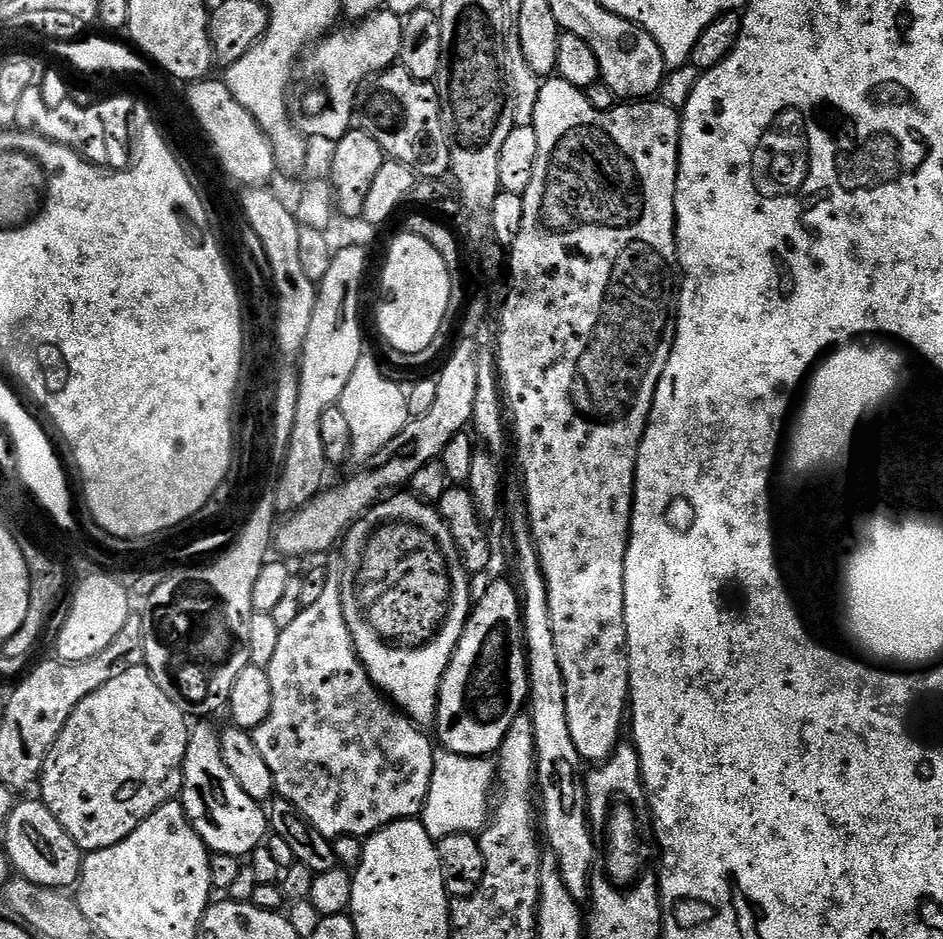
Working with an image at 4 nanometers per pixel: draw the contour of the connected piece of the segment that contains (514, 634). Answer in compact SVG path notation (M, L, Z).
M496 580L488 589L480 592L481 601L472 609L462 638L448 663L446 674L440 683L440 697L436 707L435 739L439 747L459 756L491 757L499 753L506 738L506 730L514 718L525 711L528 702L528 658L524 650L524 619L520 613L521 595L508 580Z

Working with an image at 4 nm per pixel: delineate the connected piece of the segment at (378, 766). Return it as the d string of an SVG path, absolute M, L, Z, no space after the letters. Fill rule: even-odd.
M329 571L326 580L326 590L322 590L322 595L318 598L318 602L314 602L314 606L301 608L294 622L291 622L286 629L280 630L278 646L274 646L272 655L267 657L266 660L268 677L270 678L270 690L272 691L270 714L266 722L262 722L254 729L251 737L256 744L258 754L262 754L262 758L266 758L266 766L270 766L270 774L274 774L274 786L279 799L289 800L312 823L314 830L318 830L318 834L329 838L340 836L367 838L388 824L393 824L399 820L410 820L419 817L423 813L424 804L428 800L430 778L432 777L432 767L434 766L434 744L430 736L430 741L428 741L428 736L424 733L427 731L421 725L415 724L410 717L404 715L368 677L368 672L356 652L350 630L346 626L346 618L342 610L340 578L341 573L339 571Z

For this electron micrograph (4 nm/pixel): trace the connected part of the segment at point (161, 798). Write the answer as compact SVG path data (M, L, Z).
M147 666L132 667L117 671L106 686L98 686L94 694L78 702L40 771L39 799L85 853L122 842L143 820L150 818L154 810L177 799L184 787L189 717L162 694L162 686L154 682Z

